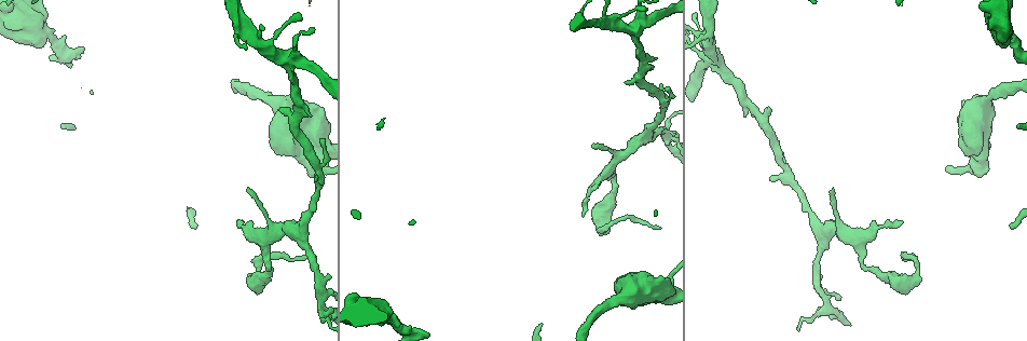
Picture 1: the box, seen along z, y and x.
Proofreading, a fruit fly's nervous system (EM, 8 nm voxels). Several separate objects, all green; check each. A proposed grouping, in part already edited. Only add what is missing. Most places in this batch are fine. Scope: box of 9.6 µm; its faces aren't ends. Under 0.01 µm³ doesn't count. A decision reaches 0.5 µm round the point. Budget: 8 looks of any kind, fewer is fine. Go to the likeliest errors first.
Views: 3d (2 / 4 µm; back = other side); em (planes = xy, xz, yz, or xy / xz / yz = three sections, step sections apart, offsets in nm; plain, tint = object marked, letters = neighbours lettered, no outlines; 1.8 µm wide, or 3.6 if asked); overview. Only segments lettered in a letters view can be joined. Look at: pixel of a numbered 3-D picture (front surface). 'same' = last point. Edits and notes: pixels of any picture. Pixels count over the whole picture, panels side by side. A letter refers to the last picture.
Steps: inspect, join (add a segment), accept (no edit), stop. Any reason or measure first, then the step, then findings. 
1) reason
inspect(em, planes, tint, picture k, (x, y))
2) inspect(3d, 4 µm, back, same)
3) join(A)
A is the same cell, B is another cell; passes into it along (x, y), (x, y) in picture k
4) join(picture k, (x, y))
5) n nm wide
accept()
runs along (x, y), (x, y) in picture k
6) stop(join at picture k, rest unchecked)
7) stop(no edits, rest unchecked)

three-way junction
inspect(em, planes, tint, picture 1, (824, 230))

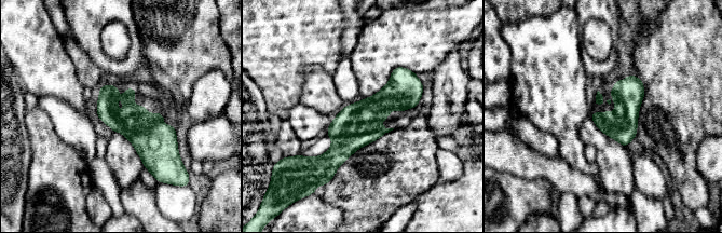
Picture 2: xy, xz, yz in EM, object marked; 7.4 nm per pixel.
what lies round it
inspect(em, planes, letters, same)

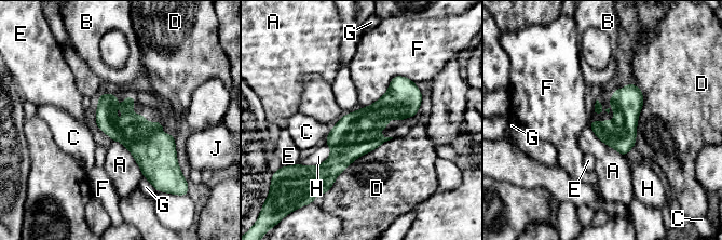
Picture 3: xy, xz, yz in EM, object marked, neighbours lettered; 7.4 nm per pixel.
240 nm wide
accept()
A, B, C, D, E, F, G, H and J are other cells; border along (112, 140), (128, 150), (142, 175) in picture 3; none of them fits

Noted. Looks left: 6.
thick turns thin
inspect(3d, 2 µm, picture 1, (665, 141))

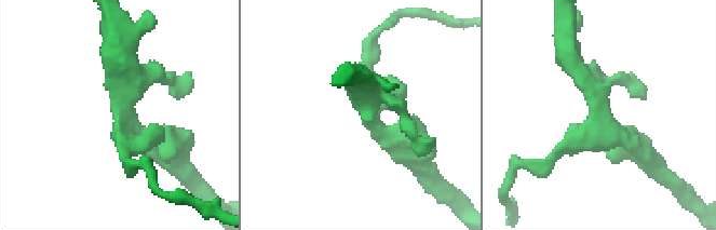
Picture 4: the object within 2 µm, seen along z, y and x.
inspect(em, planes, letters, picture 4, (121, 114))

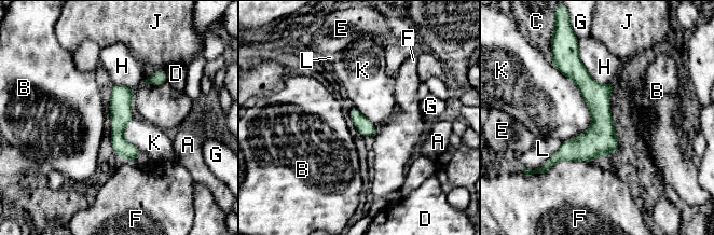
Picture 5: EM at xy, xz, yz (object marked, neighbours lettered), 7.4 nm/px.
accept()
A, B, C, D, E, F, G, H, J, K and L are other cells; no lettered segment goes on from it

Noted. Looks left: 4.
thick turns thin
inspect(3d, 2 µm, picture 1, (604, 233))

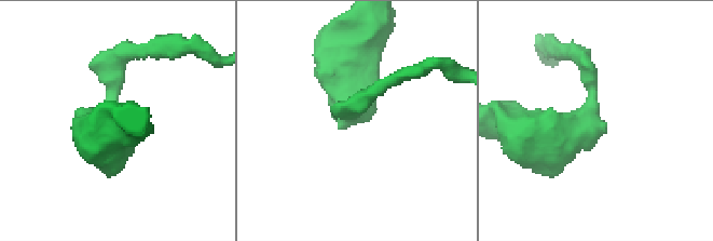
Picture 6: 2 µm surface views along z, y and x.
inspect(em, yz, step 4, letters, picture 6, (591, 113))

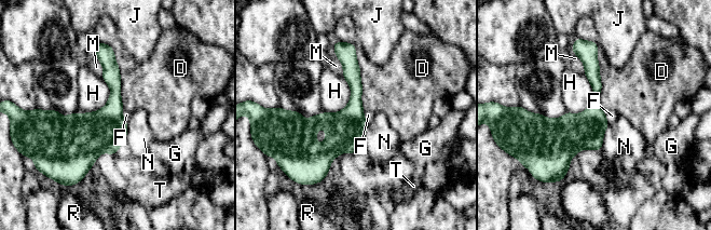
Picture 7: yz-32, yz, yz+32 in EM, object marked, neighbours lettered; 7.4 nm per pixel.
280 nm wide
accept()
D, F, G, H, J, M, N, R and T are other cells; border along (587, 40), (597, 43), (605, 112) in picture 7; none of them fits

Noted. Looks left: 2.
stop(no edits, rest unchecked)

